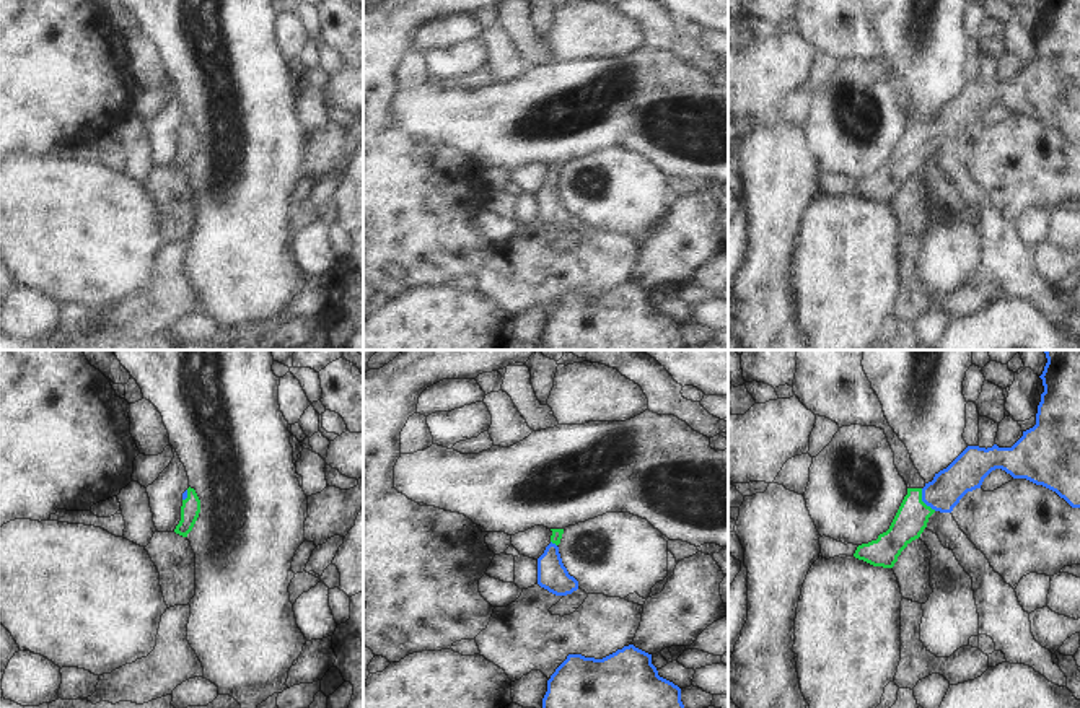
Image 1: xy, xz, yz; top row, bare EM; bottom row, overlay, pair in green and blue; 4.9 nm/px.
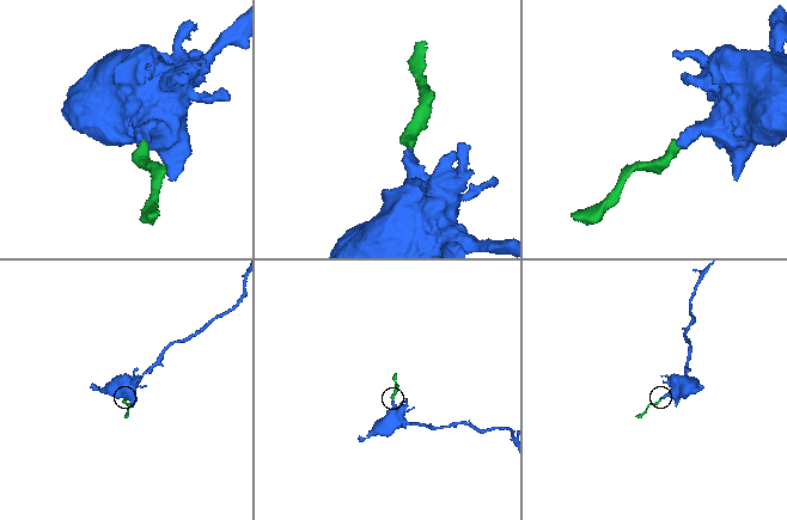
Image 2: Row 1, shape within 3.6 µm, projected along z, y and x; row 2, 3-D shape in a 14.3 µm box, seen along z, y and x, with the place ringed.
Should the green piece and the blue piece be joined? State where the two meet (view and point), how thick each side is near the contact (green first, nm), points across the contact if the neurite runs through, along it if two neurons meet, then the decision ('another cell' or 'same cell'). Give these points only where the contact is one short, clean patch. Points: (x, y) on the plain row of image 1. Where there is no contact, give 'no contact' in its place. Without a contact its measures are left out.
contact yz (922, 137); calibres 160 and 180 nm; way yz (911, 155), (914, 145), (922, 137), (940, 131), (965, 109); same cell

